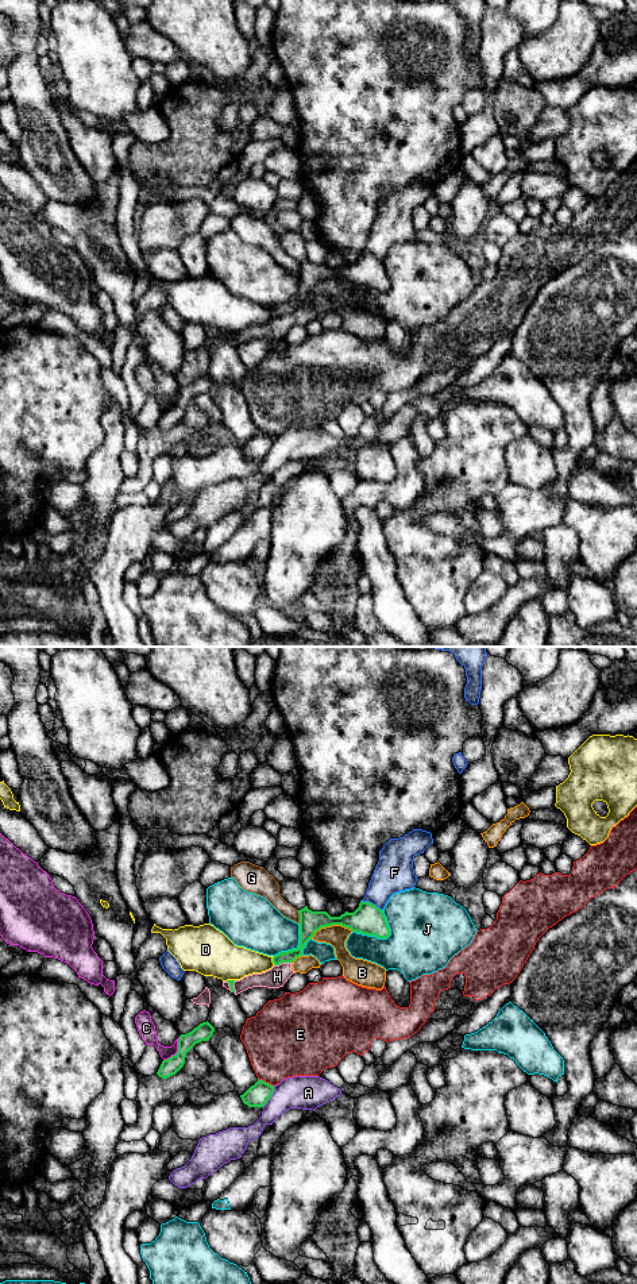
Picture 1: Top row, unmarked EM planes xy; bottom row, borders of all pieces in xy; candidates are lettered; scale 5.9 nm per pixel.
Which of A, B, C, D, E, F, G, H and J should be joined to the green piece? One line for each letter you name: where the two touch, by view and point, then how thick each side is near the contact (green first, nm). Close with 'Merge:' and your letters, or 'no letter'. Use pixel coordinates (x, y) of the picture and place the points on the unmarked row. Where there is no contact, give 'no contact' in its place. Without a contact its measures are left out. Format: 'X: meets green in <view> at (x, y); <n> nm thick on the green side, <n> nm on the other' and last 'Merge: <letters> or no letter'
Merge: no letter

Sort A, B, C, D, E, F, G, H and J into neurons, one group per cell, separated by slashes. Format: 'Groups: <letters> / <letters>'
Groups: A / B H / C / D / E / F / G / J

